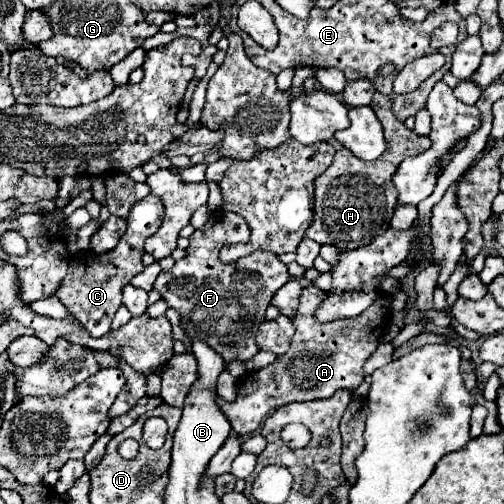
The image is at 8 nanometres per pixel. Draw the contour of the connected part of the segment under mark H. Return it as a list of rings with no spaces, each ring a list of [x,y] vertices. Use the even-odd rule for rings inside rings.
[[[375,92],[371,108],[383,124],[387,150],[373,162],[357,160],[347,148],[339,148],[335,152],[333,164],[327,168],[327,172],[323,172],[321,178],[317,178],[315,220],[305,234],[317,244],[331,244],[339,250],[353,250],[369,244],[373,236],[385,232],[397,206],[397,188],[391,180],[395,170],[407,156],[417,156],[429,150],[429,138],[417,136],[413,130],[405,128],[405,124],[393,116],[389,96]]]

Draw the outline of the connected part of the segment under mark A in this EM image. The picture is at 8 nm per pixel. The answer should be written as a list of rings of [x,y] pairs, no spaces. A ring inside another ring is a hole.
[[[307,284],[301,290],[301,302],[295,316],[295,336],[291,338],[289,350],[273,364],[245,374],[237,384],[237,398],[233,402],[225,402],[219,396],[215,398],[219,410],[225,414],[237,434],[243,436],[255,432],[263,418],[275,412],[279,406],[329,398],[339,388],[355,390],[365,380],[363,364],[375,352],[381,332],[385,332],[385,328],[391,324],[391,298],[381,294],[381,300],[377,300],[369,312],[363,312],[357,318],[335,320],[333,324],[317,324],[317,320],[313,320],[313,312],[321,302],[321,296],[325,296],[325,292],[317,290],[313,284]]]

